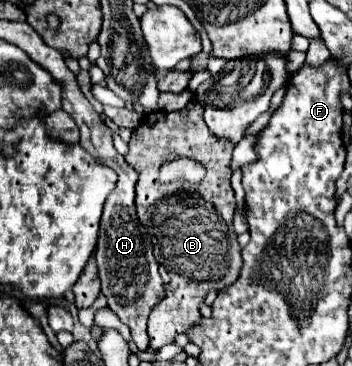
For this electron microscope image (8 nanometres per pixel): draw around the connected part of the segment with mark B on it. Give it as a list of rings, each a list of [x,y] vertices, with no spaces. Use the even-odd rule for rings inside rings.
[[[189,103],[175,113],[149,113],[143,123],[133,131],[127,163],[139,173],[135,207],[139,221],[155,239],[155,259],[169,271],[171,281],[165,285],[165,297],[151,309],[147,321],[149,346],[160,349],[173,343],[179,333],[187,333],[203,317],[199,305],[211,289],[223,289],[231,285],[241,271],[241,247],[233,231],[235,197],[231,189],[231,161],[233,143],[217,137],[203,121],[203,107]],[[171,157],[193,157],[207,169],[203,185],[161,183],[157,179],[159,165]],[[203,217],[203,221],[199,221]]]

